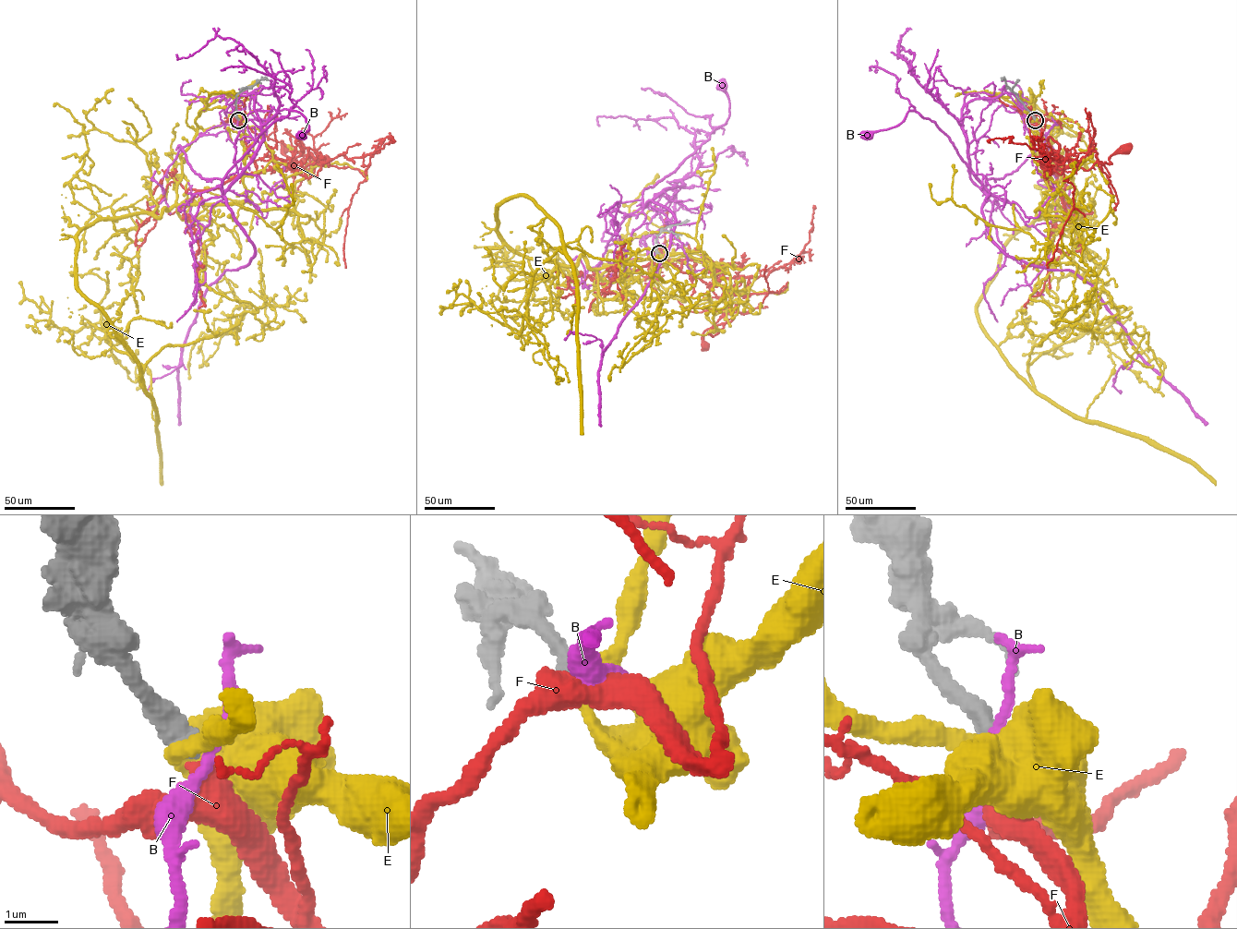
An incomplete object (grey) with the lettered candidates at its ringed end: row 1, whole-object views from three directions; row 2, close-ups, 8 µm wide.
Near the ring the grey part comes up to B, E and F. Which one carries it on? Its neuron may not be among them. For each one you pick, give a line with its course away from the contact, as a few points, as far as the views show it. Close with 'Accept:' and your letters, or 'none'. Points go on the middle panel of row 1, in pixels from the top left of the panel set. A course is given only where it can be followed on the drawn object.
F: course (659, 253), (661, 259), (697, 275), (731, 311), (733, 319), (703, 332), (704, 345)
Accept: F

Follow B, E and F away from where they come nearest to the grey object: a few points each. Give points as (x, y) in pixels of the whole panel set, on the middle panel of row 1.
B: (659, 253), (619, 264), (603, 255), (618, 225), (642, 206), (642, 191), (726, 123), (729, 100), (723, 84)
E: (658, 253), (528, 259), (498, 207), (527, 196), (561, 251), (678, 271), (625, 259), (625, 316)
F: (659, 253), (661, 259), (697, 275), (731, 311), (733, 319), (703, 332), (704, 345)

